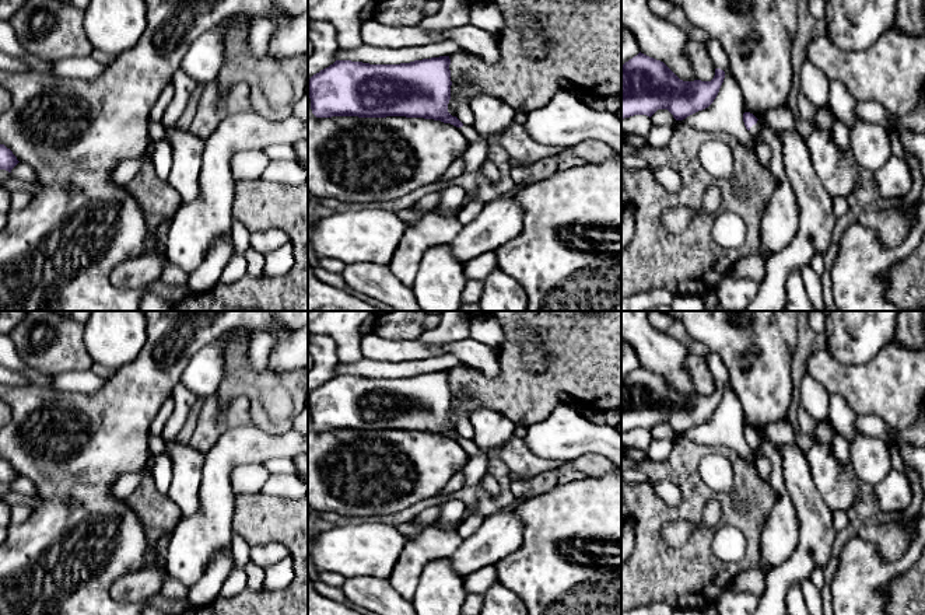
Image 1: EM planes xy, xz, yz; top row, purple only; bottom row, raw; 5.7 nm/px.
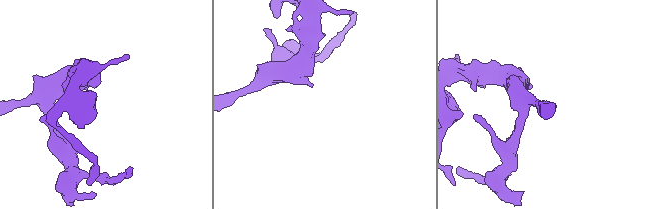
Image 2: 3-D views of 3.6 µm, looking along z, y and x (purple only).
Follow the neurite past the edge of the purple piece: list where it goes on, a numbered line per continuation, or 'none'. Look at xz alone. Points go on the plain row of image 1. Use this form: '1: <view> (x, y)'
1: xz (469, 446)

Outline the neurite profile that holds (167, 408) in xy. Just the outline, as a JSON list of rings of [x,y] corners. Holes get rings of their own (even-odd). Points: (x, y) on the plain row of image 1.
[[[169,396],[168,399],[164,401],[164,403],[161,405],[158,413],[155,415],[155,417],[150,426],[150,433],[153,436],[162,434],[164,426],[168,422],[168,419],[171,417],[174,409],[175,409],[175,402],[174,402],[172,396]]]

